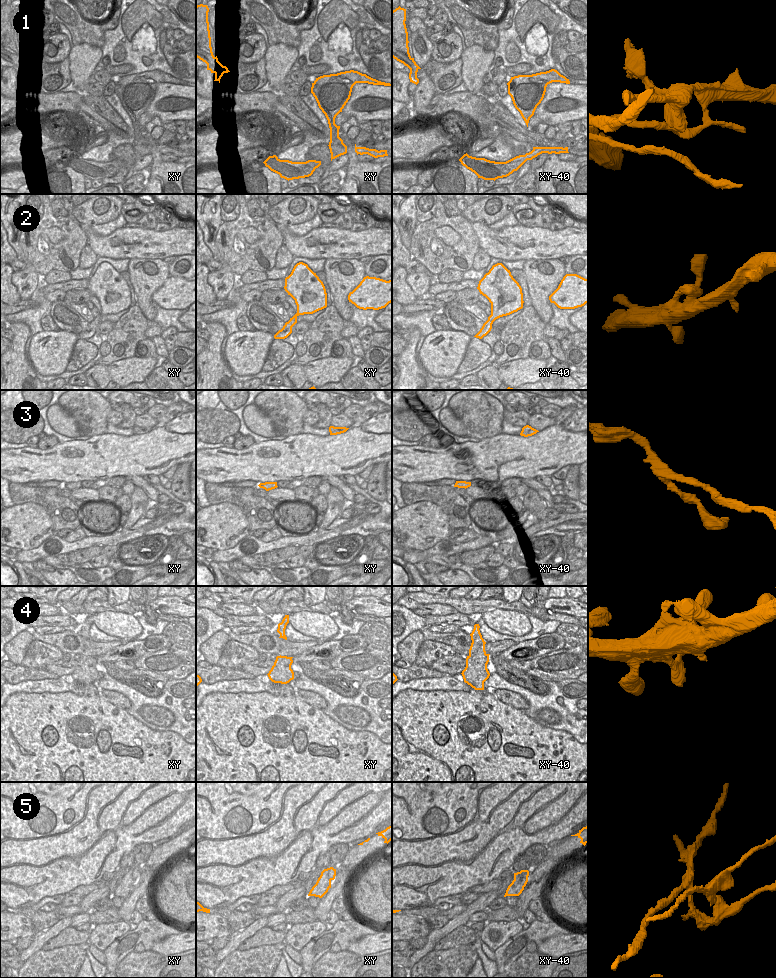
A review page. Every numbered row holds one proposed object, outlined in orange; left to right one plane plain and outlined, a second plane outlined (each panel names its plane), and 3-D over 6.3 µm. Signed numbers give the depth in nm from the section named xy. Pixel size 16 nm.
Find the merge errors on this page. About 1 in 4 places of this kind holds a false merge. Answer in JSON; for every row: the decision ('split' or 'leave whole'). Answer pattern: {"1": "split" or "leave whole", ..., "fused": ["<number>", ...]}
{"1": "split", "2": "leave whole", "3": "leave whole", "4": "leave whole", "5": "split", "fused": ["1", "5"]}

